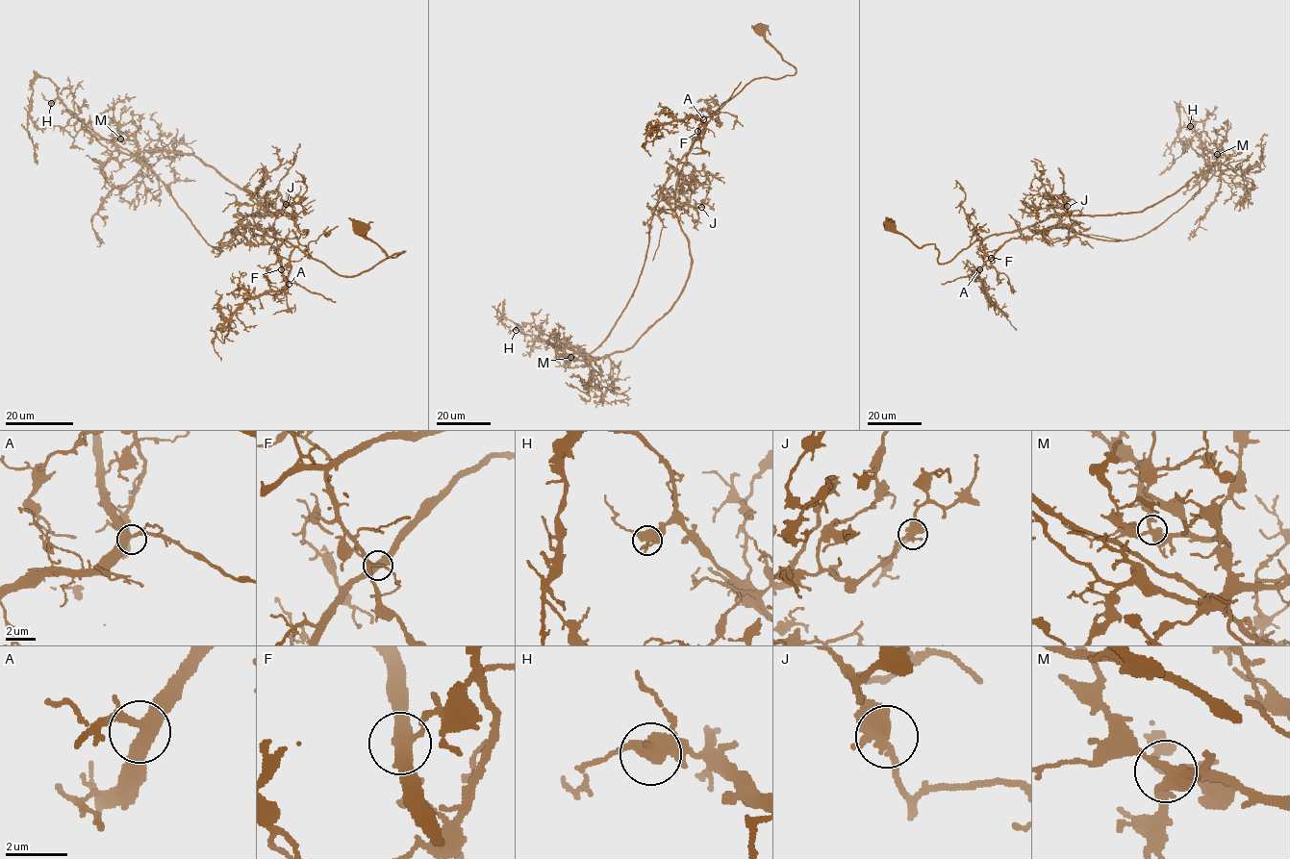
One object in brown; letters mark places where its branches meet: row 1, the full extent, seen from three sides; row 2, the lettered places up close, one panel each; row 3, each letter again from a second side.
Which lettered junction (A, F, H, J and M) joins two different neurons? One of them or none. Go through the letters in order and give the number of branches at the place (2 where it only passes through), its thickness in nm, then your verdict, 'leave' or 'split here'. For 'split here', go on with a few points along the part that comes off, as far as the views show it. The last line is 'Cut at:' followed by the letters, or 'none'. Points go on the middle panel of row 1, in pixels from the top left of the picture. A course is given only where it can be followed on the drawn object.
A: 3 branches meet; 380 nm thick; leave
F: 3 branches meet; 400 nm thick; split here; foreign part runs (697, 131), (661, 191), (638, 284), (595, 349), (577, 354), (536, 341), (518, 324), (496, 316), (504, 299)
H: 3 branches meet; 400 nm thick; leave
J: 3 branches meet; 400 nm thick; leave
M: 3 branches meet; 360 nm thick; leave
Cut at: F

